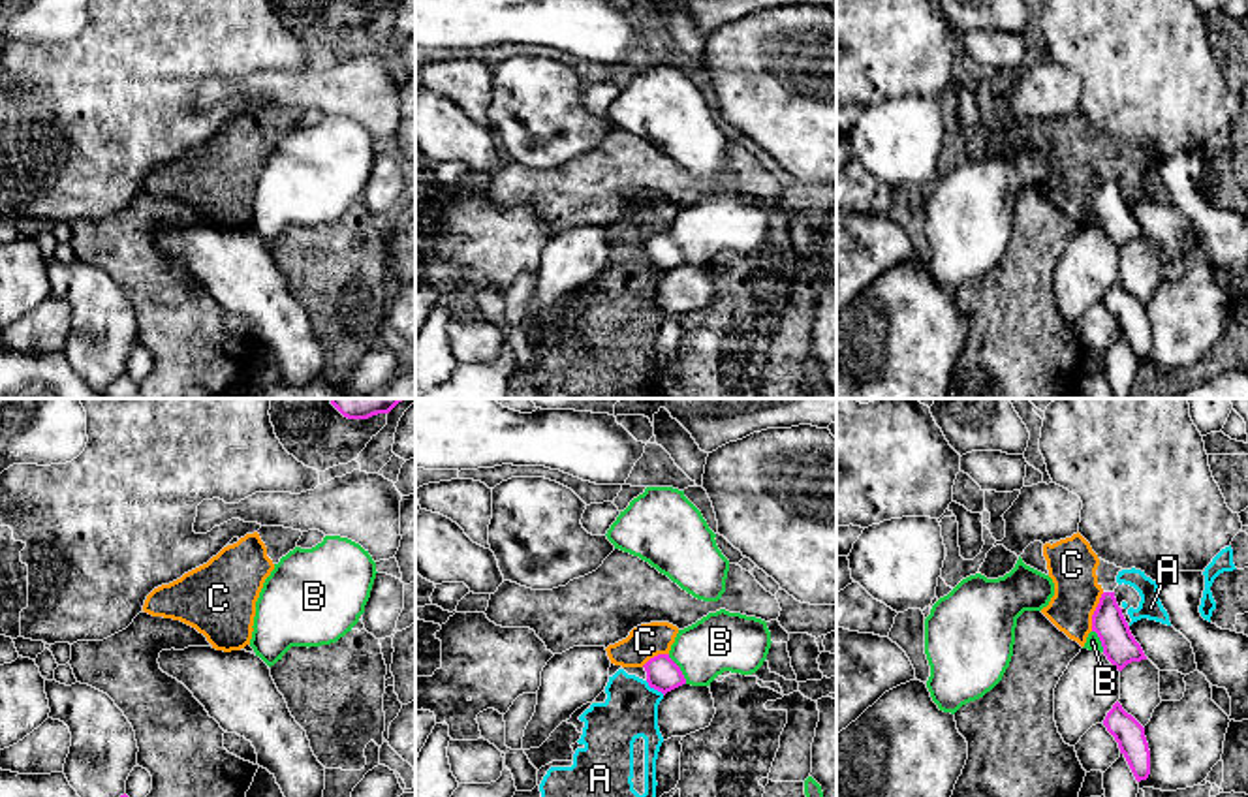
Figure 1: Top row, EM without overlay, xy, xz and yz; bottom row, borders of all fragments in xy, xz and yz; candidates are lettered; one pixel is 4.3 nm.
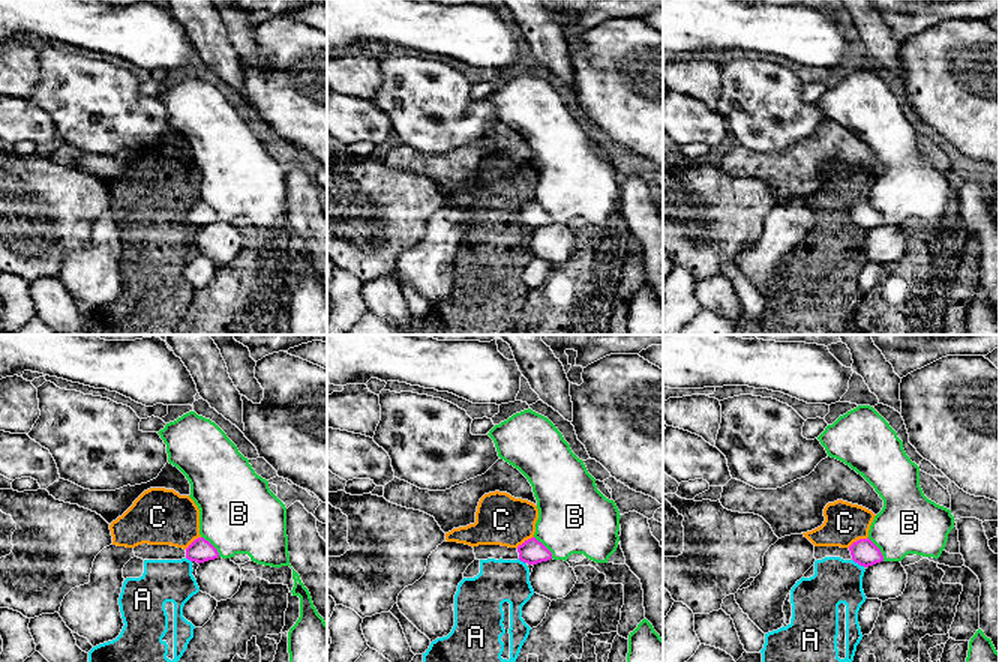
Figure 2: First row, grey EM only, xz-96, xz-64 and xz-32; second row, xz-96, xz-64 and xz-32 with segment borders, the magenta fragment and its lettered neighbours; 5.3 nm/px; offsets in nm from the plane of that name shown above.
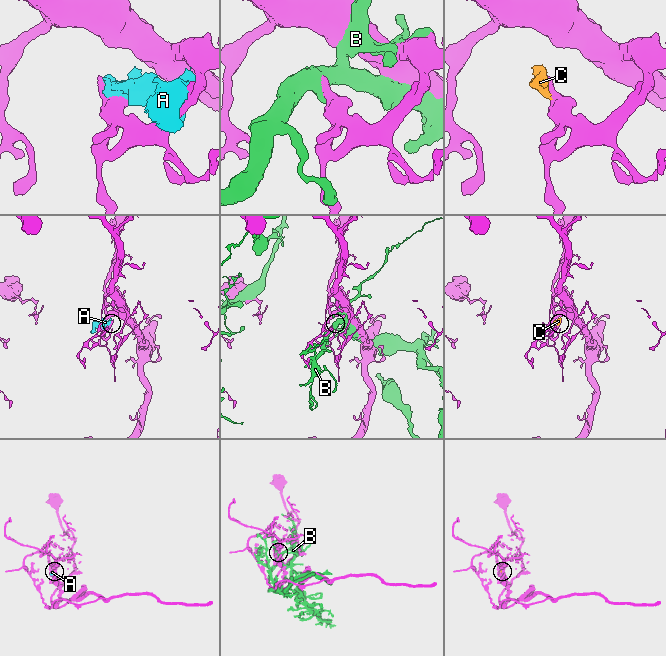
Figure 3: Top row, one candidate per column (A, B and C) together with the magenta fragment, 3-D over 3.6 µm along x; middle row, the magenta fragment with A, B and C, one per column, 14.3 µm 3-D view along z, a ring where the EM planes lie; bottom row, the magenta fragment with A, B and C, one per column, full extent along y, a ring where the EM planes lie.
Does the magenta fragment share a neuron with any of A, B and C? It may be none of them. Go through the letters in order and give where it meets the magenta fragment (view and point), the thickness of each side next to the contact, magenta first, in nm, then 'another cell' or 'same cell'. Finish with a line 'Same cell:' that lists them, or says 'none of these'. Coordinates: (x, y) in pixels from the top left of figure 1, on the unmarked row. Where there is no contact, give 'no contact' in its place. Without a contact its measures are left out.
A: xz (655, 267) | 140/240 nm | another cell
B: xz (679, 249) | 140/260 nm | another cell
C: yz (1094, 190) | 140/220 nm | another cell
Same cell: none of these

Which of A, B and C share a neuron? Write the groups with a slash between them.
A C / B

